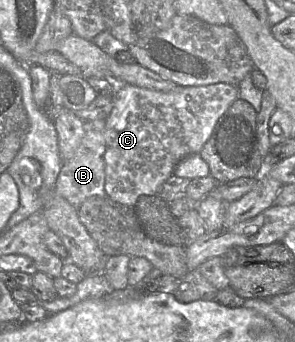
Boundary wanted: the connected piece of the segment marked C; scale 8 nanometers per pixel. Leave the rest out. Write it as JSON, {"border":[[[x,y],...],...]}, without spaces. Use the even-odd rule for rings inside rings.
{"border":[[[227,83],[180,87],[169,92],[130,84],[117,86],[114,105],[105,125],[105,195],[129,207],[133,207],[142,195],[156,195],[158,187],[173,175],[175,167],[182,159],[200,153],[219,119],[238,97],[237,86]]]}

